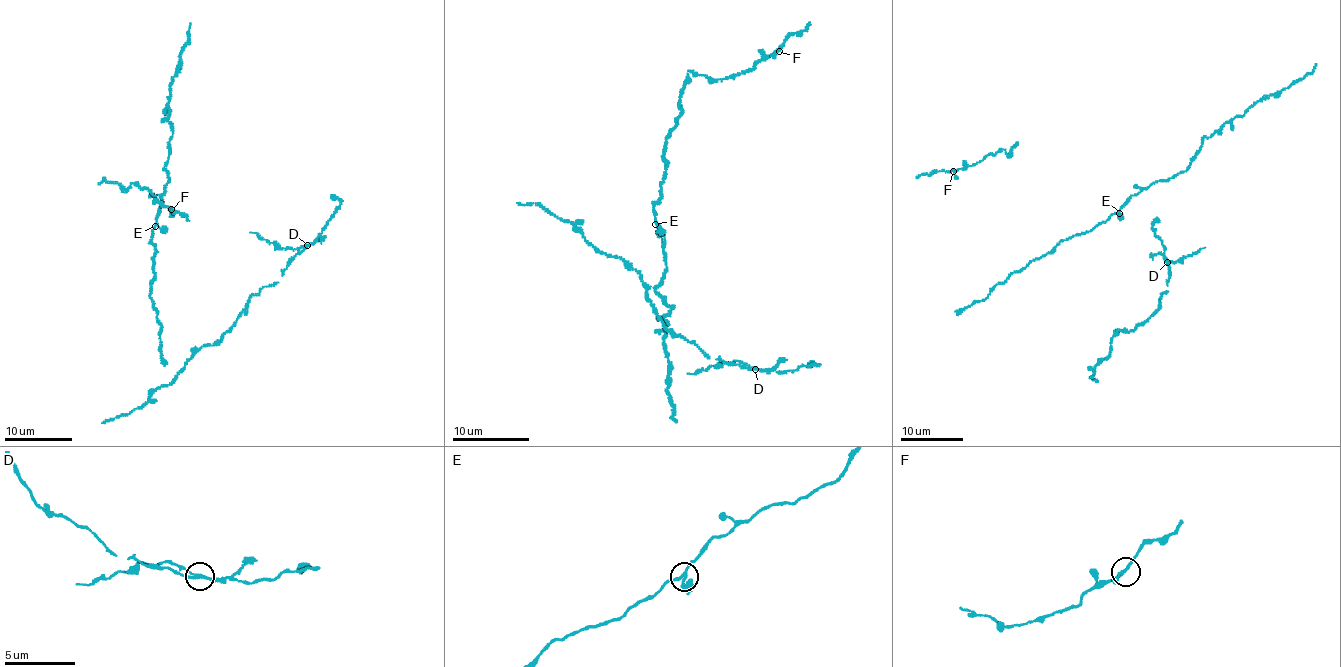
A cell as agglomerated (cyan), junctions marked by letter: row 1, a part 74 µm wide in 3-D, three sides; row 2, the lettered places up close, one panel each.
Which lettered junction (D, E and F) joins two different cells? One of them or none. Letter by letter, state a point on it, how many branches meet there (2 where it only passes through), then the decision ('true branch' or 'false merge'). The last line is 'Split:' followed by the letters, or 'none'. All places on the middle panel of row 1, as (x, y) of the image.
D: at (755, 369); 3 branches meet; false merge
E: at (655, 224); 3 branches meet; true branch
F: at (779, 51); 3 branches meet; true branch
Split: D

